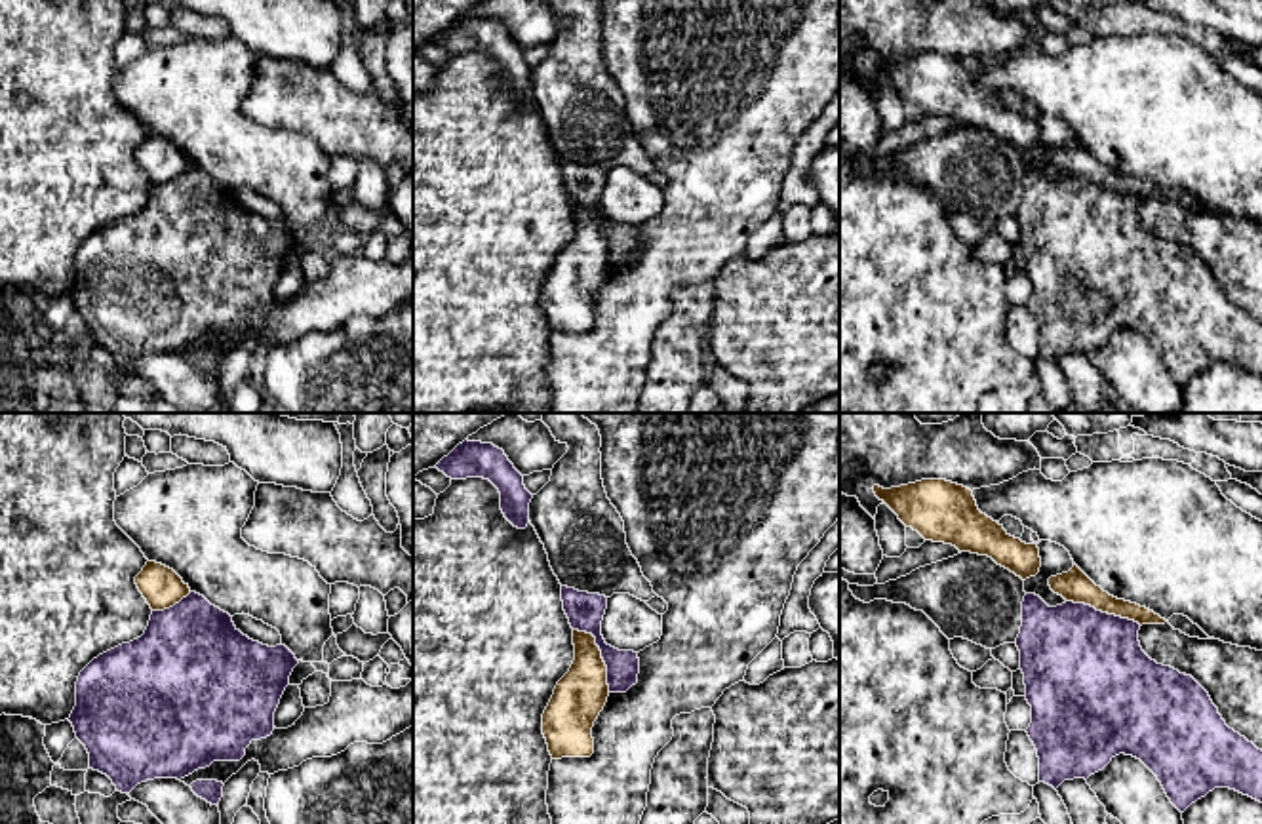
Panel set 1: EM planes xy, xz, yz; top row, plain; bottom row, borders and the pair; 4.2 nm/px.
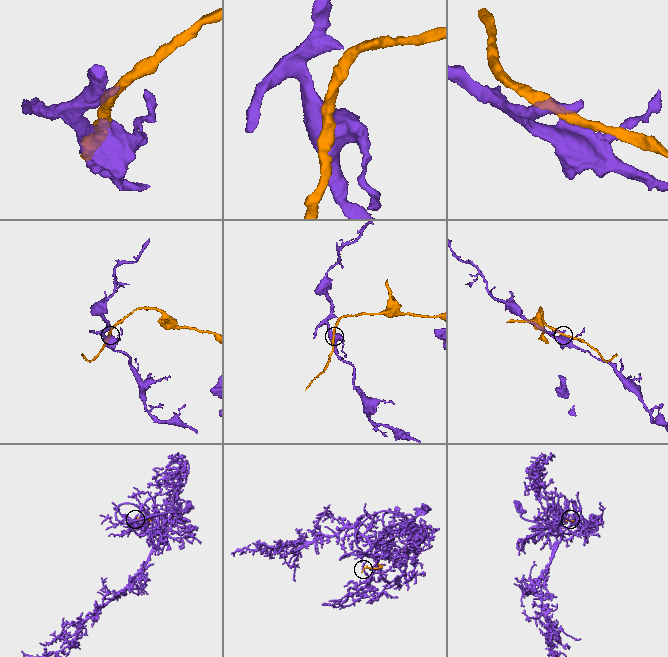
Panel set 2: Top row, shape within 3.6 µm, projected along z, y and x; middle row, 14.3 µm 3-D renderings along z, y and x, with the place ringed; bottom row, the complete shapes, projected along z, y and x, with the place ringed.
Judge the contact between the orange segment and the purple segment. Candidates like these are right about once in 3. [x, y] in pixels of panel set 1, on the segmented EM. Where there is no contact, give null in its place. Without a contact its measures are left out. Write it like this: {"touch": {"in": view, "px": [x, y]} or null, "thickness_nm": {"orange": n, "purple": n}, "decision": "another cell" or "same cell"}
{"touch": {"in": "xz", "px": [600, 655]}, "thickness_nm": {"orange": 220, "purple": 160}, "decision": "another cell"}

